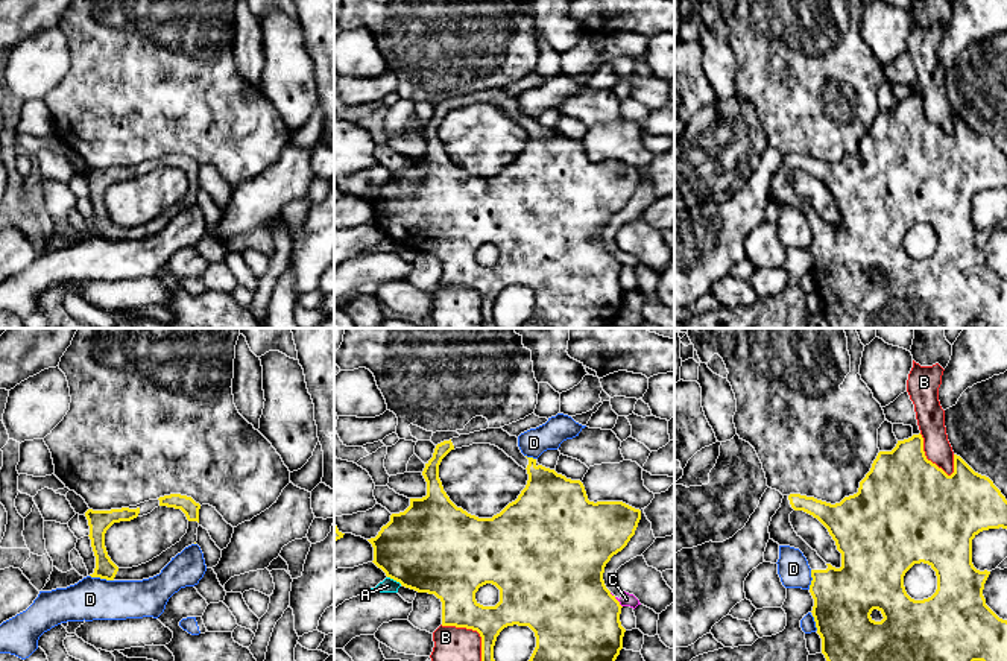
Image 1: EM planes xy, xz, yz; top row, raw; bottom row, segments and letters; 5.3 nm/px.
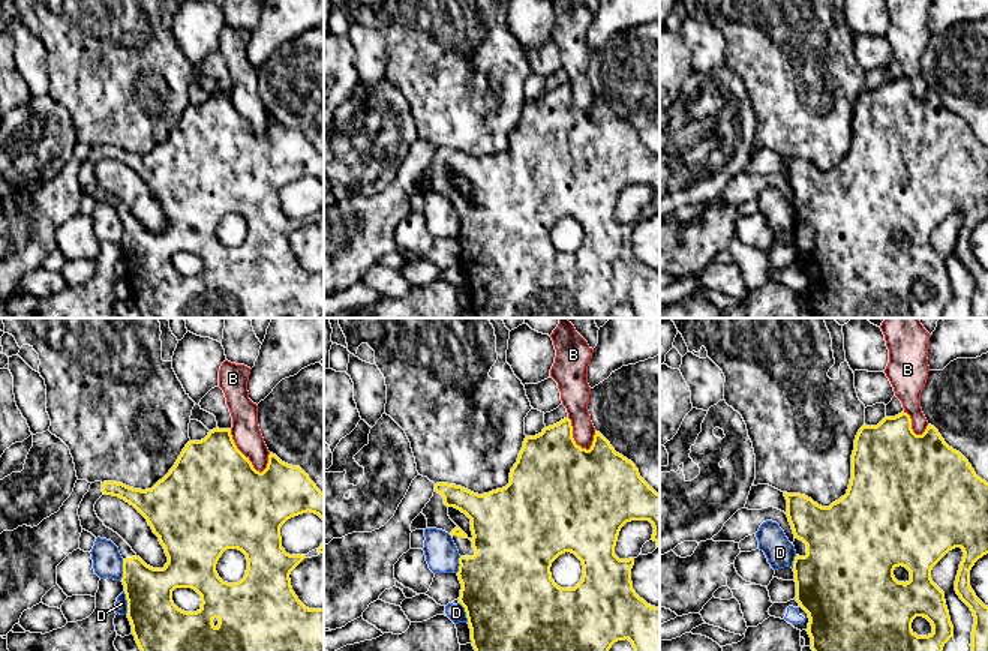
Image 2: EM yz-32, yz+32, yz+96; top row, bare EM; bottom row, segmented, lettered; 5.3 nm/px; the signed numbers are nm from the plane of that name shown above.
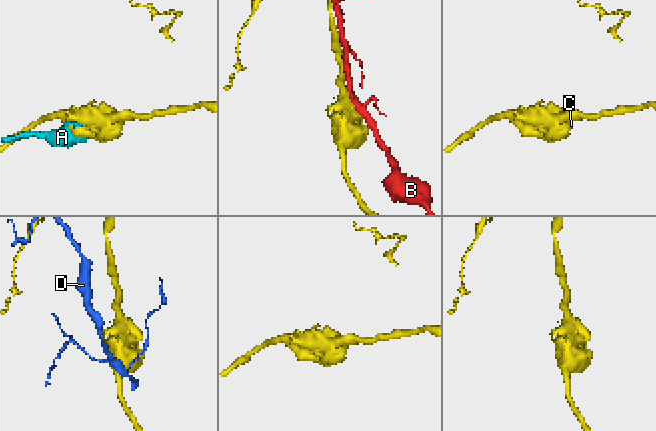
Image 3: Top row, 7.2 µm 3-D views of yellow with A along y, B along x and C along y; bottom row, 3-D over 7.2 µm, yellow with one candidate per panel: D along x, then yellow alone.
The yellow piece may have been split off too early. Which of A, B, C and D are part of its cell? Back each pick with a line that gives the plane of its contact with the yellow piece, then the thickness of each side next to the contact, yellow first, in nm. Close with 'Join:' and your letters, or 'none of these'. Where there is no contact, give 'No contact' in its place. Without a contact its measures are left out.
Join: none of these

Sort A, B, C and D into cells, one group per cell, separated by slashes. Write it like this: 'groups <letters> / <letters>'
groups A / B / C / D

